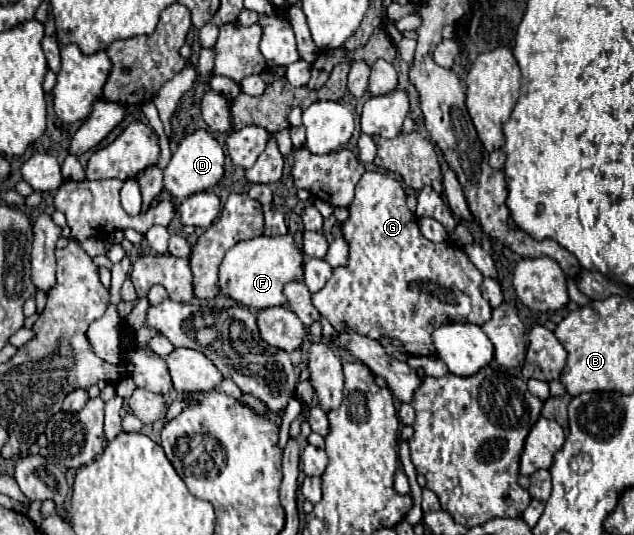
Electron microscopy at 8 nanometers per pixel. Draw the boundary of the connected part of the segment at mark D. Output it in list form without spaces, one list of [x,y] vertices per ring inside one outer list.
[[[197,129],[193,133],[189,133],[187,137],[183,137],[175,149],[175,153],[171,155],[169,165],[163,169],[163,181],[165,181],[165,189],[175,197],[175,199],[185,199],[193,193],[199,191],[207,191],[211,187],[215,187],[221,177],[223,177],[223,163],[225,163],[225,153],[221,143],[207,133],[205,129]]]

